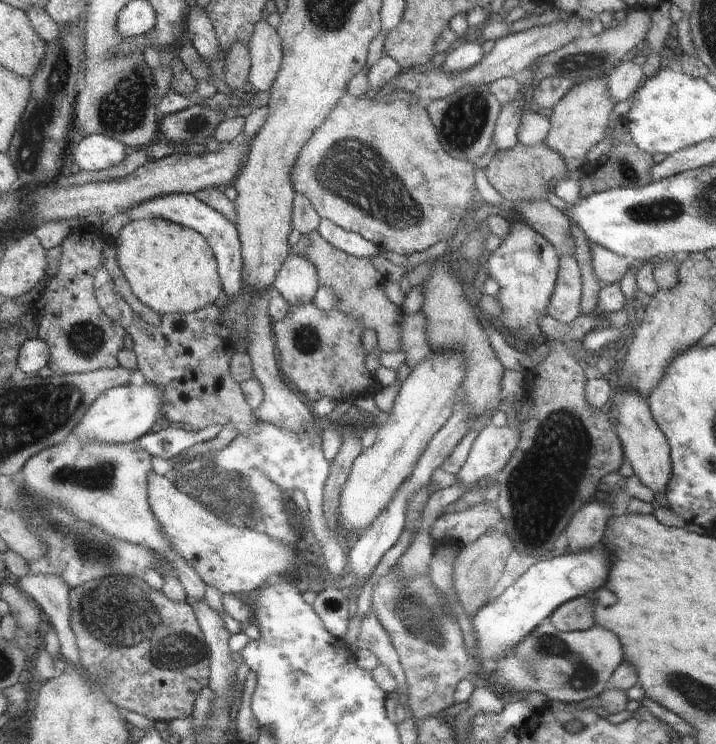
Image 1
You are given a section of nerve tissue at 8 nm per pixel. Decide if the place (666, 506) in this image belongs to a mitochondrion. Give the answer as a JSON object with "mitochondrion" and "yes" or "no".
{"mitochondrion":"no"}

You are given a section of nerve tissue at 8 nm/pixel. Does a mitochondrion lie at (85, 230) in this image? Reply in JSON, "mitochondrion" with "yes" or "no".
{"mitochondrion":"no"}

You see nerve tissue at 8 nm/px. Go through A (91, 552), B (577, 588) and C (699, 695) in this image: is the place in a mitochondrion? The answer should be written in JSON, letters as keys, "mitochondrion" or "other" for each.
{"A":"mitochondrion","B":"other","C":"mitochondrion"}

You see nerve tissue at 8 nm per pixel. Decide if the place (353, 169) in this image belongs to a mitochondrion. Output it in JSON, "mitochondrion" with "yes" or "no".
{"mitochondrion":"yes"}

